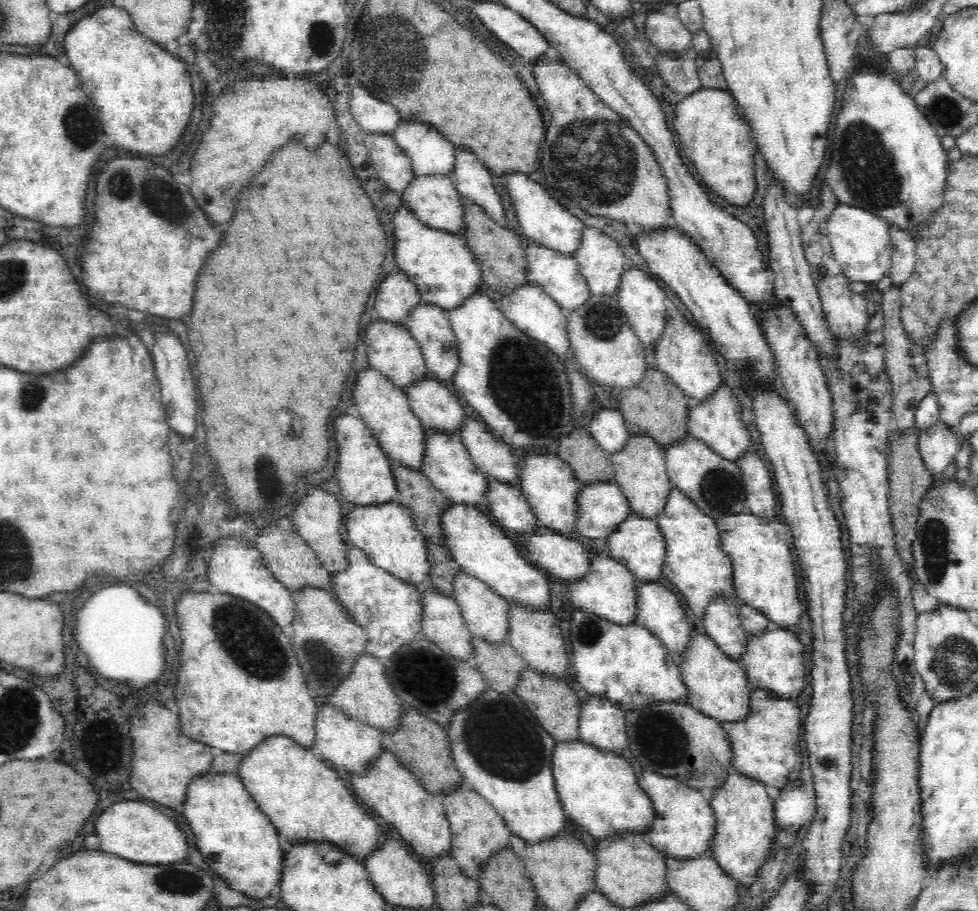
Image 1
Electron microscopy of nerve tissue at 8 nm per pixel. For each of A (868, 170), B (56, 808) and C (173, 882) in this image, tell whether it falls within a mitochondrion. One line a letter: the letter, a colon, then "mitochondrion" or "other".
A: mitochondrion
B: other
C: mitochondrion

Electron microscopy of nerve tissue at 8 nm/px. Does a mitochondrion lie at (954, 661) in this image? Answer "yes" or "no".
yes

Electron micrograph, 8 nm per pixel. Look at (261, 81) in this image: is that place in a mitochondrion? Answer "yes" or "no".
no

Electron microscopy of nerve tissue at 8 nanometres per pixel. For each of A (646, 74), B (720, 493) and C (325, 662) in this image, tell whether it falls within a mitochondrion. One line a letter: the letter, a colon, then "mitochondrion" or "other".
A: other
B: mitochondrion
C: mitochondrion

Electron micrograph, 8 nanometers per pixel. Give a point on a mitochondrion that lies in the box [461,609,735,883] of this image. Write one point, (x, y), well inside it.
(524, 766)

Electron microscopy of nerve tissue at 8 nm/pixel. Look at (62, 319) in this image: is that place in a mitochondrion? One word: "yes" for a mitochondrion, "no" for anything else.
no

